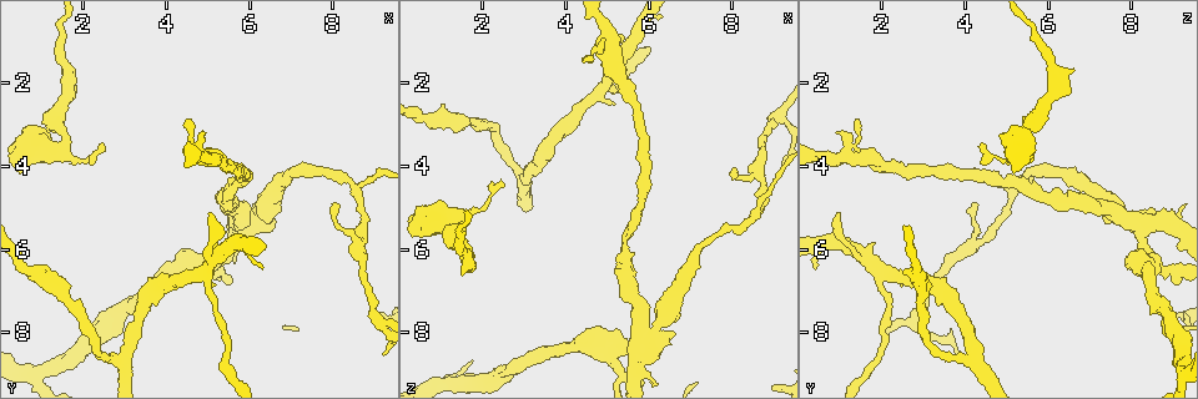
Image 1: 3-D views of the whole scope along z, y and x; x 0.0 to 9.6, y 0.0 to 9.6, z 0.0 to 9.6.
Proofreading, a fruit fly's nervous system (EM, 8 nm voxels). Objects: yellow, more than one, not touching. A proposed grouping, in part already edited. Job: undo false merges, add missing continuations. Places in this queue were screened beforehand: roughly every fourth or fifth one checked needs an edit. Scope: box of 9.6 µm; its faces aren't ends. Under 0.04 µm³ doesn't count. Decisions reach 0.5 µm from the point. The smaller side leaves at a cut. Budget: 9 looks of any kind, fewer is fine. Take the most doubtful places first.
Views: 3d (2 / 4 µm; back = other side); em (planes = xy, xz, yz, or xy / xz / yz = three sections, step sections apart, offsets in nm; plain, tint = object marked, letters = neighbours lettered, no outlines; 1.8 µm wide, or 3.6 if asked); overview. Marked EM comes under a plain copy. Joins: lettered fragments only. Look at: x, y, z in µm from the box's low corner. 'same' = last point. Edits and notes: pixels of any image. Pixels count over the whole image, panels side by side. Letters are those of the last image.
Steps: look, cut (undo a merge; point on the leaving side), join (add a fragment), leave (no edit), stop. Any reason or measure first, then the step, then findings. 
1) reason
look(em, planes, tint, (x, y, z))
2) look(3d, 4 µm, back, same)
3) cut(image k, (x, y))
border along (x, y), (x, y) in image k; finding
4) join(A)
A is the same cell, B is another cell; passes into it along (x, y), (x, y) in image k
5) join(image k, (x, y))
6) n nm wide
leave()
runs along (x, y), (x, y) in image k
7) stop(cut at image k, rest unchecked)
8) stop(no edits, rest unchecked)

looks like a crossing
look(3d, 4 µm, (5.85, 5.75, 8.30))

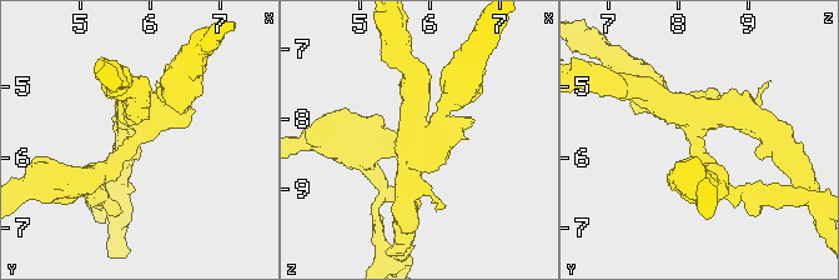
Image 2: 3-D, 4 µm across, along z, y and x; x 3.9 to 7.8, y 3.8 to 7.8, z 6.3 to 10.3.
now the EM
look(em, 3.6 µm, xy, step 16, tint, (5.85, 5.65, 8.20))

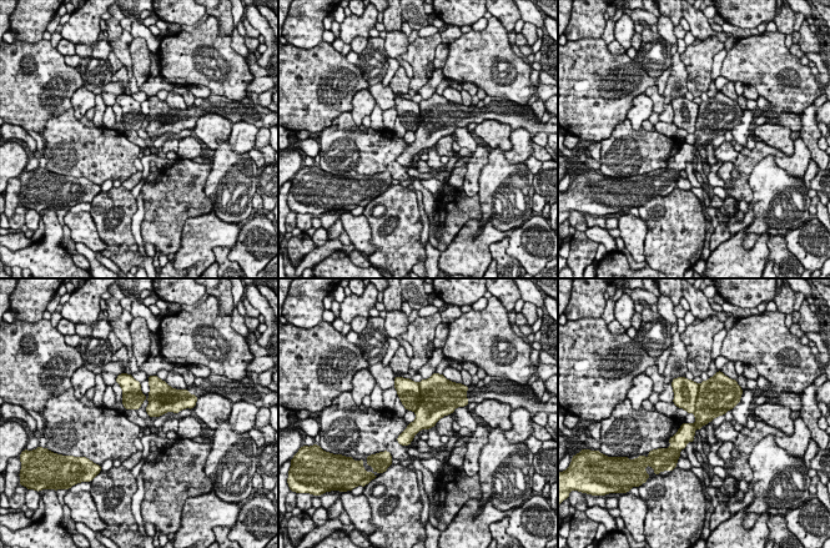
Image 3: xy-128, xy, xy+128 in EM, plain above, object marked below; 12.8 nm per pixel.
cut it another way
look(em, 3.6 µm, planes, letters, same)

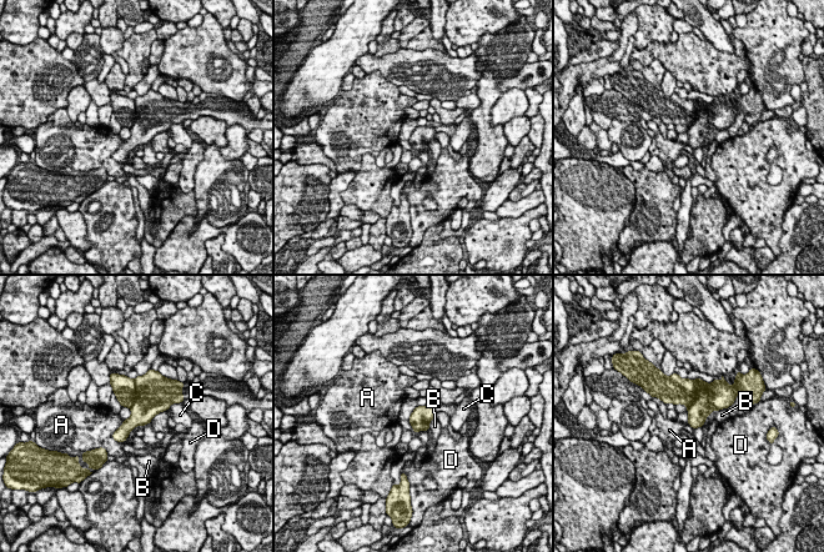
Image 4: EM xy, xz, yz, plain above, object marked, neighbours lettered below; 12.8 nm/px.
A touches over 320 nm
cut(image 4, (677, 390))
A, B, C and D are other cells; border along (704, 387), (698, 389), (688, 407) in image 4; a second neuron is stuck on

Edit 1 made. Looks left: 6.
look(overview)

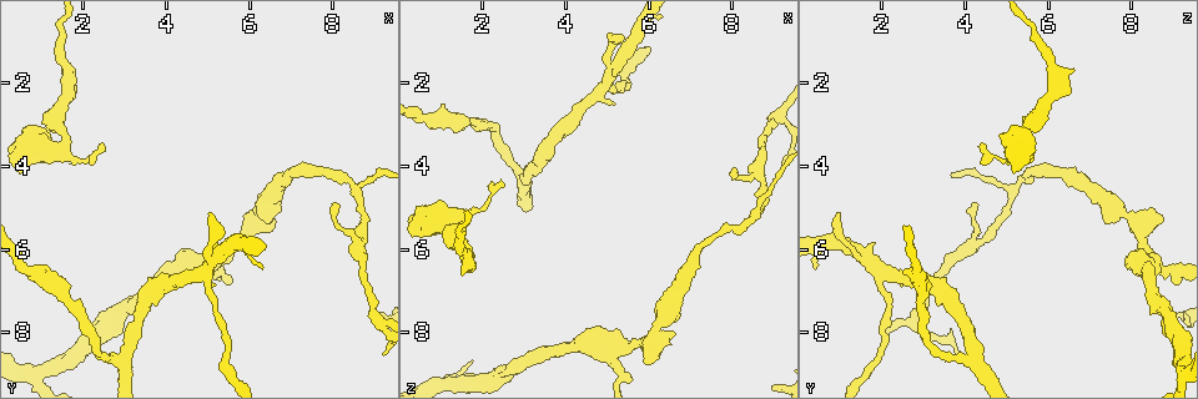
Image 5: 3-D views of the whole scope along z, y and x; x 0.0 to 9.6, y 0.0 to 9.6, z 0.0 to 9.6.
two arms in line, one across
look(em, xy, step 4, letters, (4.95, 6.45, 1.90))

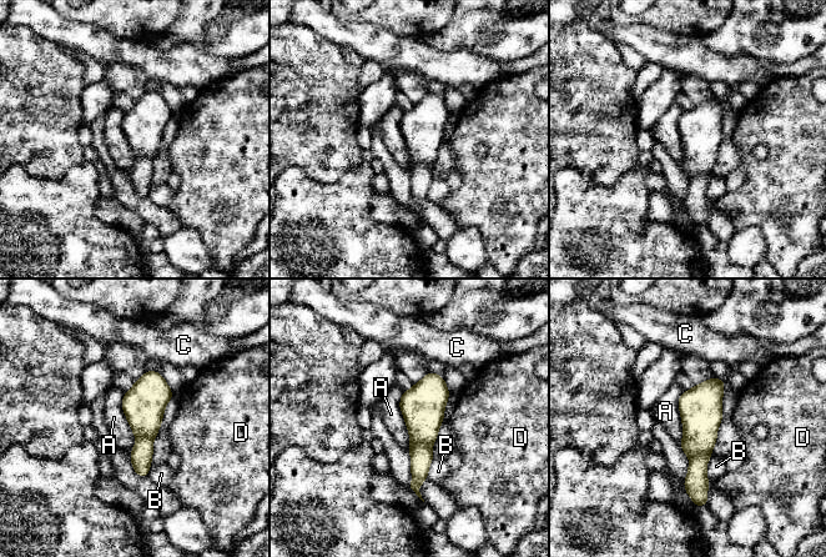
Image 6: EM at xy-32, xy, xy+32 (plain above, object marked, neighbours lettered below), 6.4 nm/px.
look(em, planes, letters, same)

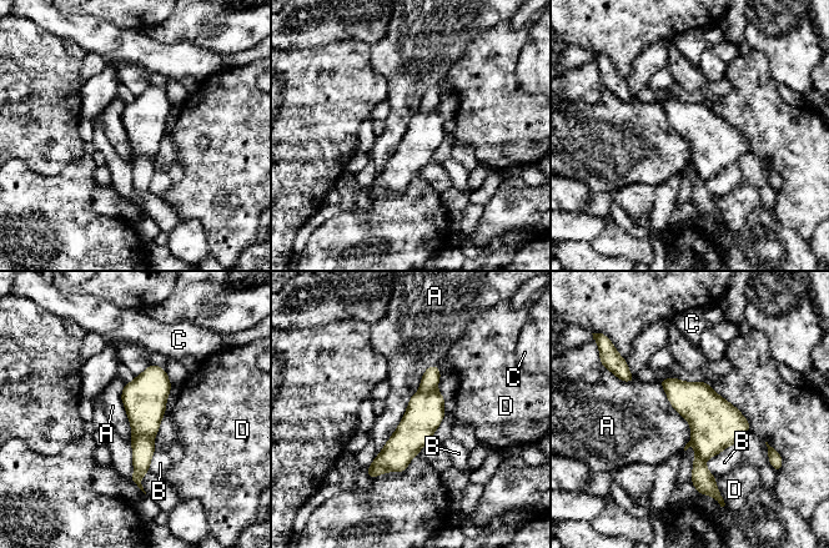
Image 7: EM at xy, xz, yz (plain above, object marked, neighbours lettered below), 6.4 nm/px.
cut(image 7, (142, 448))
A, B, C and D are other cells; border along (154, 438), (137, 437), (131, 443) in image 7; a second neuron is stuck on

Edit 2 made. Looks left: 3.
stop(cut at image 4, cut at image 7, rest unchecked)

